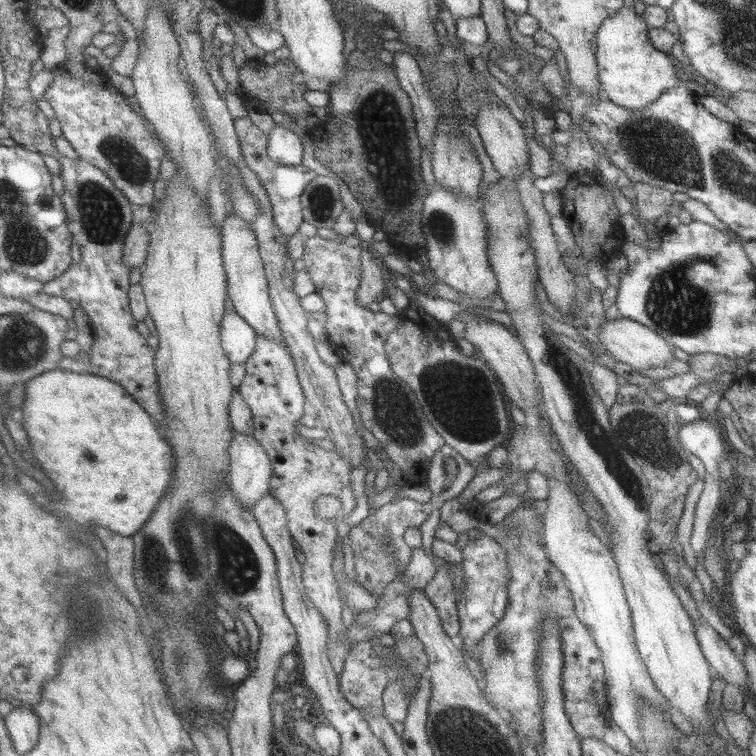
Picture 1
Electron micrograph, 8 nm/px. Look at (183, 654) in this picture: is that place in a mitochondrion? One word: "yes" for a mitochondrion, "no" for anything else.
yes

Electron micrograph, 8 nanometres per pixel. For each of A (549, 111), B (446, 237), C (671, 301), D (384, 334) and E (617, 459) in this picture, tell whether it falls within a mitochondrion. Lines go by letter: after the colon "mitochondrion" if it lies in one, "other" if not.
A: other
B: mitochondrion
C: mitochondrion
D: other
E: mitochondrion

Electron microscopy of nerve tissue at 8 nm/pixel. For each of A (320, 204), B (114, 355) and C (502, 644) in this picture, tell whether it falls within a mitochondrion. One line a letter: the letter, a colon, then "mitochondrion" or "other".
A: mitochondrion
B: other
C: mitochondrion

